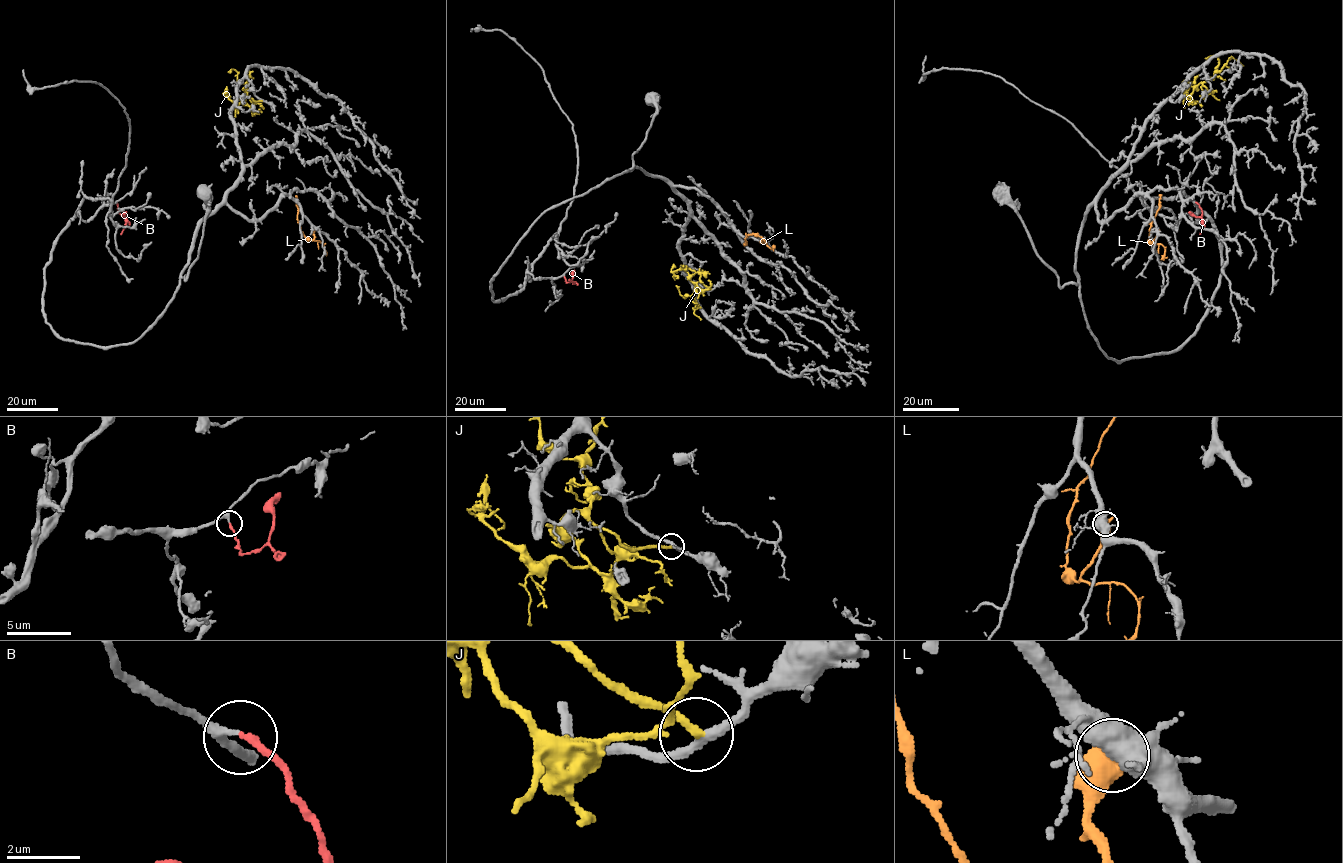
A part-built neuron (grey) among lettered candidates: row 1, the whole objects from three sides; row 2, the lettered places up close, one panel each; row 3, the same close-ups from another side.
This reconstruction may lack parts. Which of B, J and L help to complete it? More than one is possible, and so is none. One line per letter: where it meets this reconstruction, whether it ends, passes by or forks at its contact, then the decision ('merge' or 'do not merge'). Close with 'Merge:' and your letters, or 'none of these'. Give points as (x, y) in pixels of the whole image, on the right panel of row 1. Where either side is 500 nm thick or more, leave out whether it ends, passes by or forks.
B: meets grey at (1195, 202); it ends there; merge
J: meets grey at (1209, 90); it ends there; do not merge
L: meets grey at (1157, 231); do not merge
Merge: B

